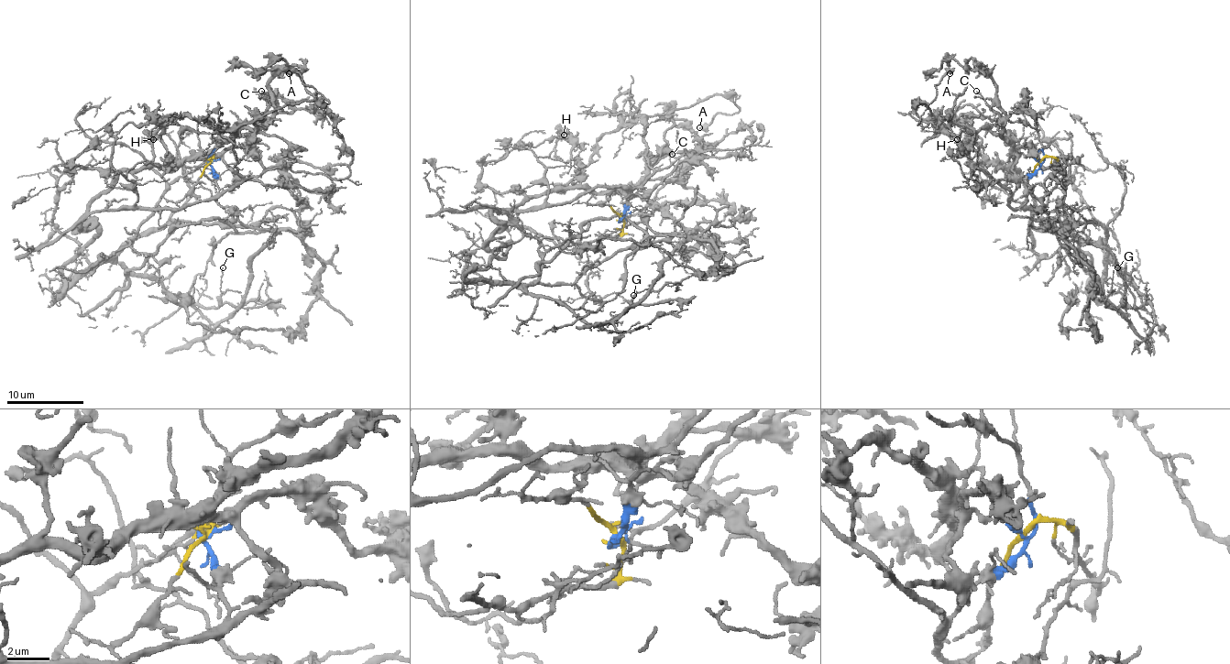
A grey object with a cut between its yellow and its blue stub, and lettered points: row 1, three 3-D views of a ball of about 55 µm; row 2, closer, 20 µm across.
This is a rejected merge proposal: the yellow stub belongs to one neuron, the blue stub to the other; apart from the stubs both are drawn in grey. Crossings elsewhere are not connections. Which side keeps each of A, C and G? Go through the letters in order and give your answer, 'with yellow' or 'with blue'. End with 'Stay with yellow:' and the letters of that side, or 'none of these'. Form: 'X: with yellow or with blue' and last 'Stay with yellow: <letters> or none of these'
A: with blue
C: with blue
G: with yellow
Stay with yellow: G

